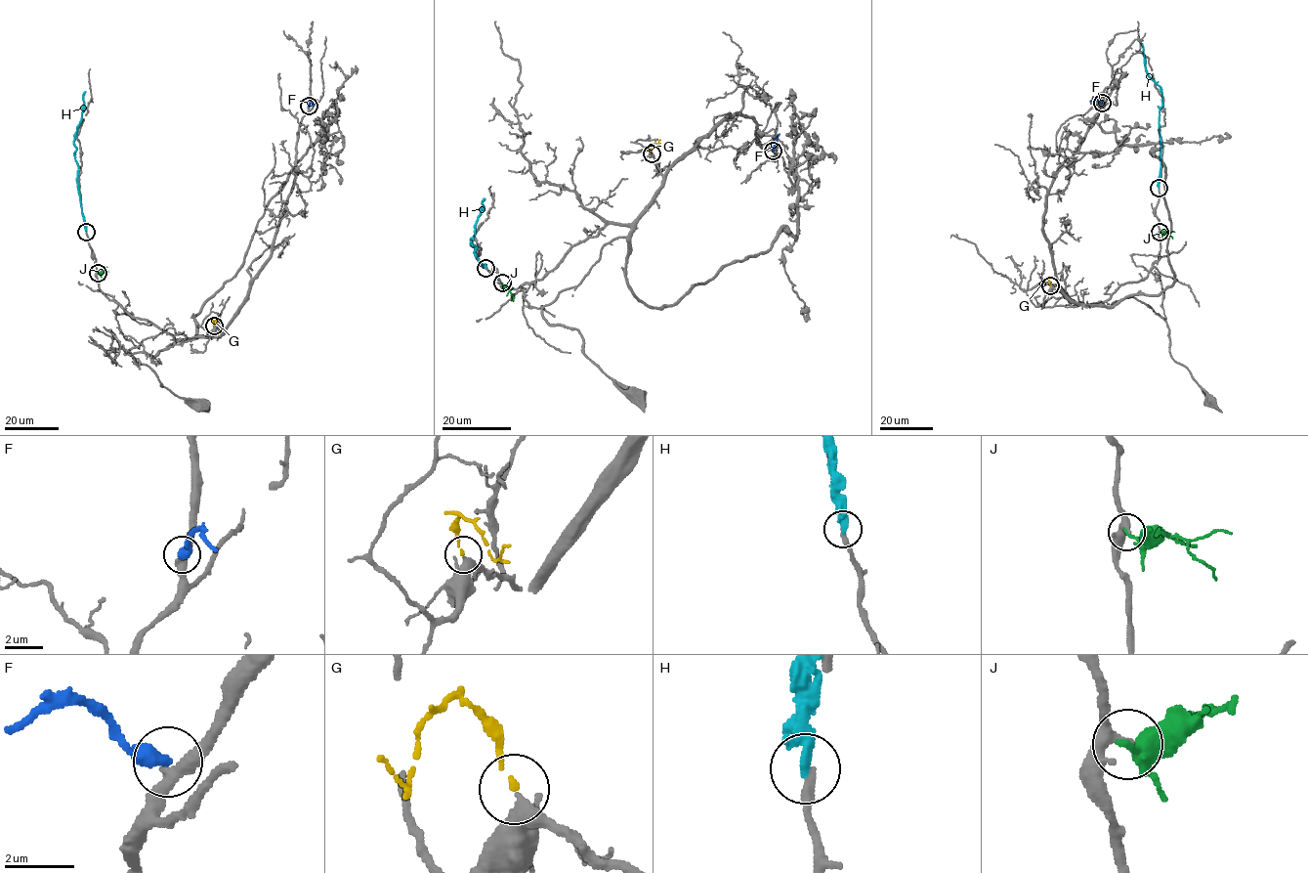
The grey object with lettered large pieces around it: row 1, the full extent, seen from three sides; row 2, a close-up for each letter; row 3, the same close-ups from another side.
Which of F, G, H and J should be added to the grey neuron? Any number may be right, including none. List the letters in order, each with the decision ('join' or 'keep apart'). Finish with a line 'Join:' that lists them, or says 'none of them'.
F: keep apart
G: join
H: keep apart
J: keep apart
Join: G

